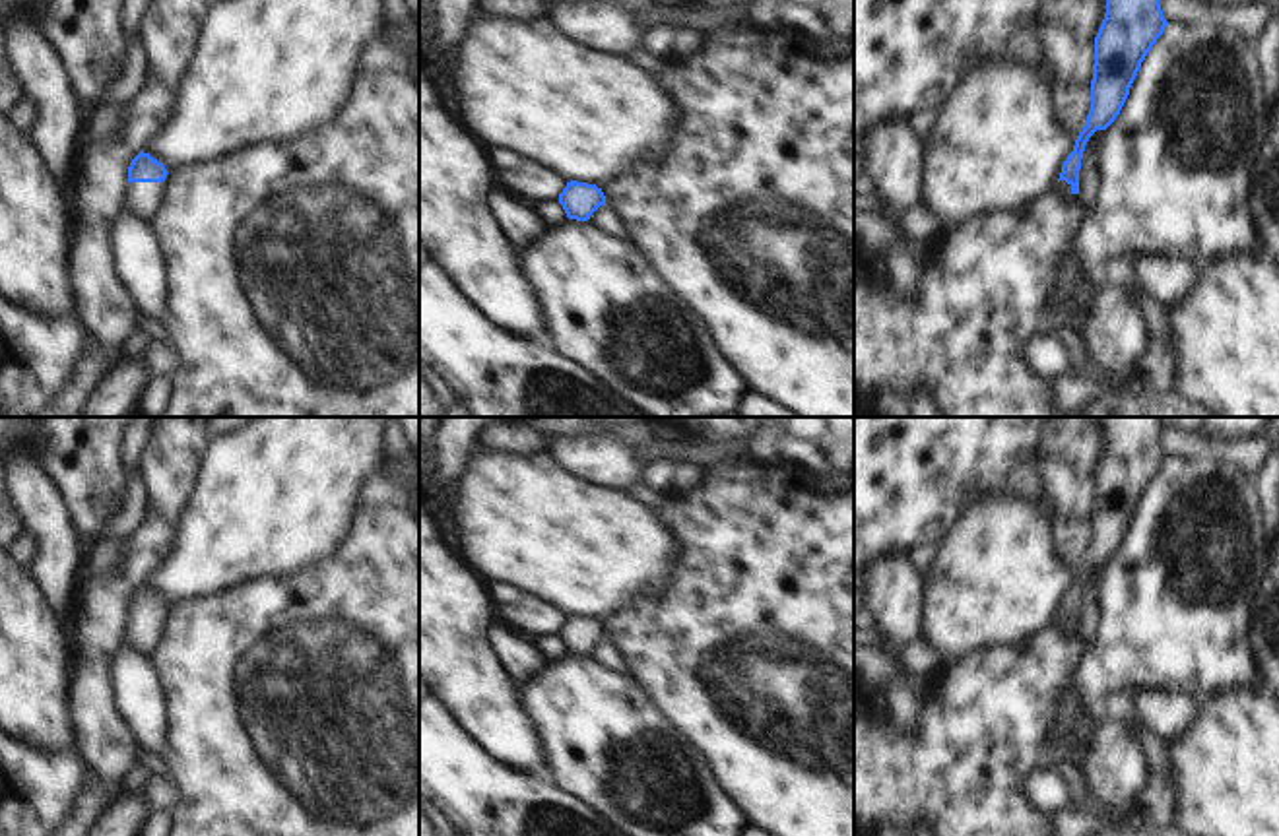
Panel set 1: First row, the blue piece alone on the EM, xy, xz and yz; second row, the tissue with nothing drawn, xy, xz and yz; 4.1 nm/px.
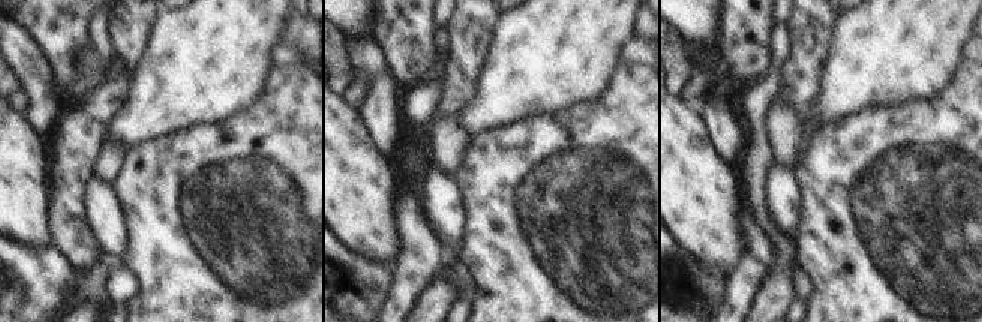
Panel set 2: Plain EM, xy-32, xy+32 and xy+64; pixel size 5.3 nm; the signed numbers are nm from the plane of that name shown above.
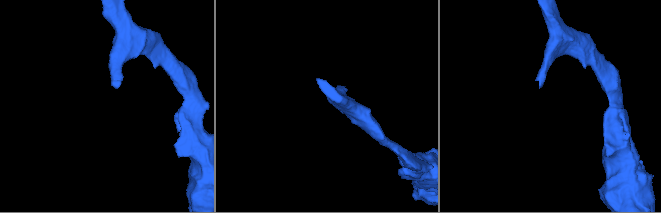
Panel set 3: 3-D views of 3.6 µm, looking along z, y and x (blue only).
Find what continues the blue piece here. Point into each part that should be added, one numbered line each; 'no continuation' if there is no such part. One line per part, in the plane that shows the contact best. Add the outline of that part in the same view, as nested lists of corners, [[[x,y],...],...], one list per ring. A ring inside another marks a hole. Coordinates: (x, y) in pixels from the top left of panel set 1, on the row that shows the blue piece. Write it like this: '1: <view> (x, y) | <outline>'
1: xy (140, 198) | [[[167,178],[161,182],[126,182],[124,209],[140,221],[151,221],[165,190]]]

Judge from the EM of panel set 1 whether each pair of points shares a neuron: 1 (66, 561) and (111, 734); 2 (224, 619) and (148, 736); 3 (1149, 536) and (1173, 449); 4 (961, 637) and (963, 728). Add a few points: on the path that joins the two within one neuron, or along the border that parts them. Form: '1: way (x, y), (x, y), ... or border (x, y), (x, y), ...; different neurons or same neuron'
1: border (84, 571), (78, 582), (78, 598), (65, 621); different neurons
2: border (154, 664), (165, 708), (165, 739), (158, 753); different neurons
3: border (1169, 456), (1212, 458), (1215, 462); different neurons
4: border (1006, 644), (988, 644), (963, 656), (942, 660); different neurons

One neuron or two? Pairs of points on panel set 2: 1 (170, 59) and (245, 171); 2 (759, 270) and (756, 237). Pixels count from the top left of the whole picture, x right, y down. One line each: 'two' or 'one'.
1: two
2: one

